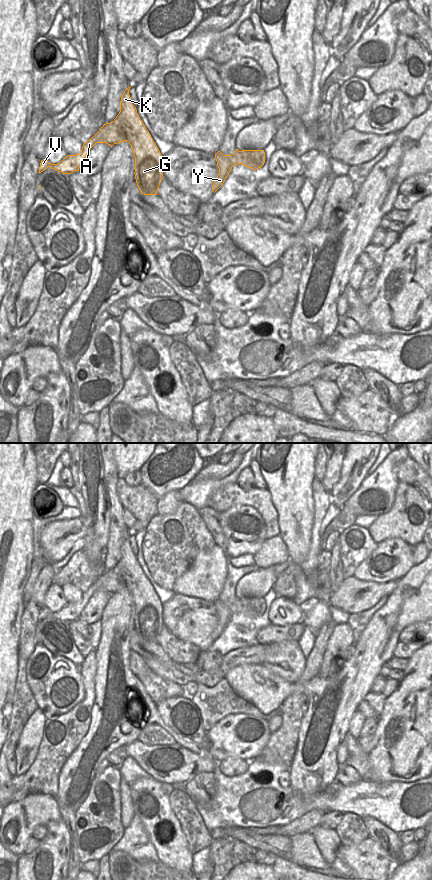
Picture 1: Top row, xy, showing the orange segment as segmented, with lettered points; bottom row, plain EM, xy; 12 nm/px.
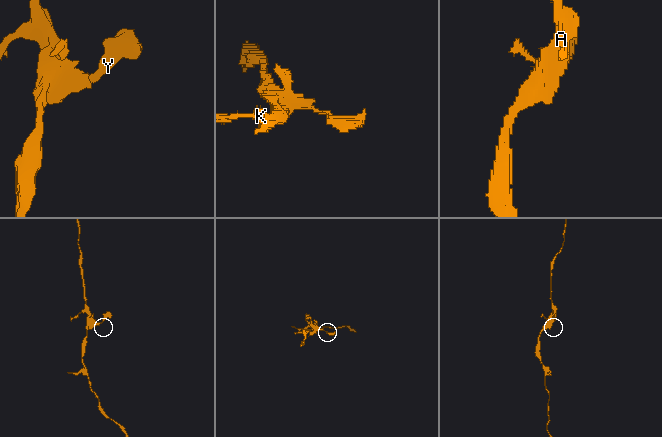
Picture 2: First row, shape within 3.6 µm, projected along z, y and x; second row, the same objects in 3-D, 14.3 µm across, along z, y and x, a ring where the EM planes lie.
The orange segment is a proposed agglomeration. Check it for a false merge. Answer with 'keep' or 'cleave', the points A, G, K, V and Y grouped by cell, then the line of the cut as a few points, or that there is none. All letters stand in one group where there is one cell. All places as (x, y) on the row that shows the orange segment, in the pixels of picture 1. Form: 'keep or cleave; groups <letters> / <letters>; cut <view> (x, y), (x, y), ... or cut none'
keep; groups A G K V Y; cut none

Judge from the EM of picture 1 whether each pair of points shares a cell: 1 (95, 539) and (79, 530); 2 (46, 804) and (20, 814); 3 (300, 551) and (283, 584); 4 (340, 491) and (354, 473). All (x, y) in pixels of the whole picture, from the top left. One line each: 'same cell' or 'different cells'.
1: different cells
2: same cell
3: different cells
4: same cell

